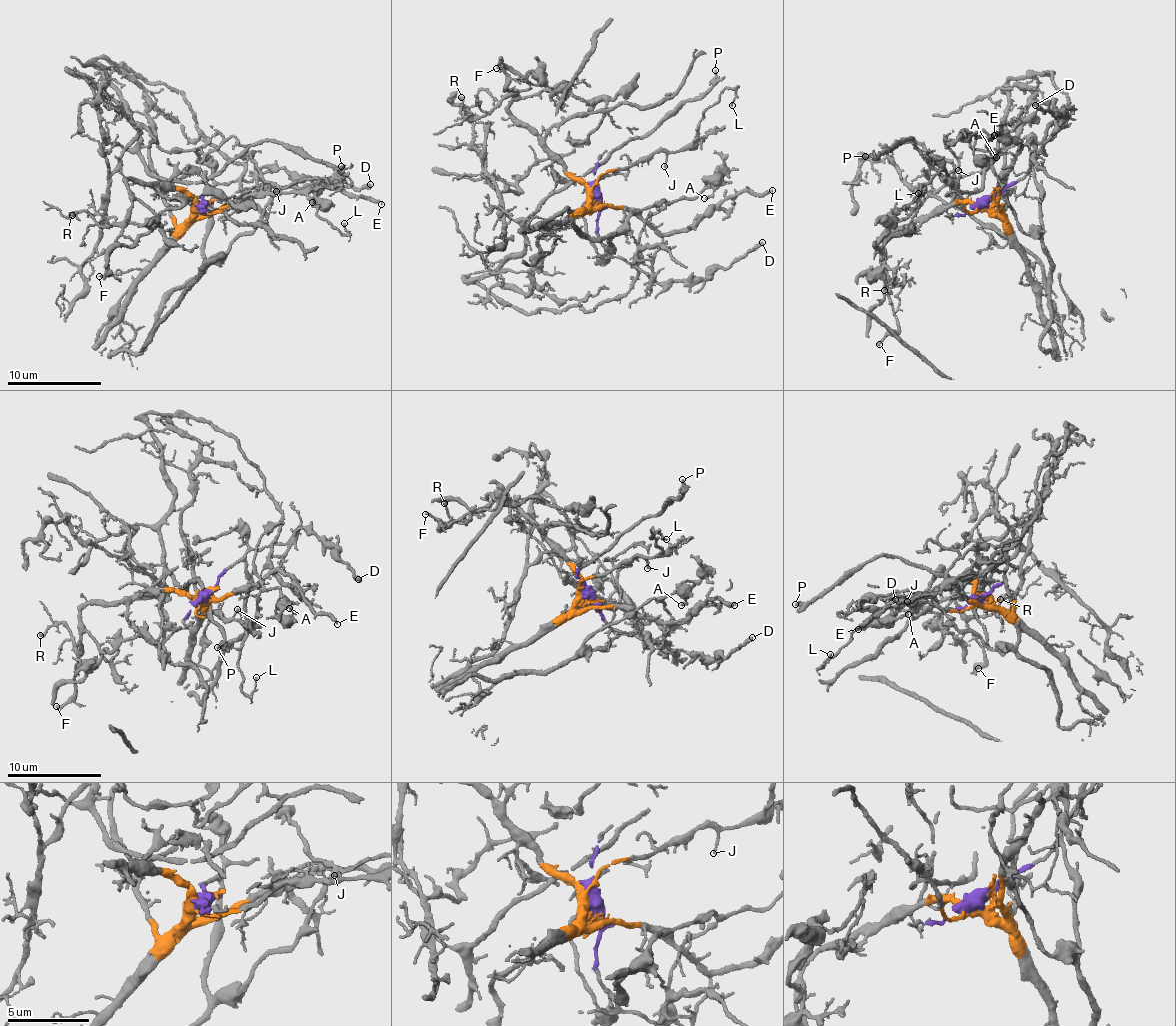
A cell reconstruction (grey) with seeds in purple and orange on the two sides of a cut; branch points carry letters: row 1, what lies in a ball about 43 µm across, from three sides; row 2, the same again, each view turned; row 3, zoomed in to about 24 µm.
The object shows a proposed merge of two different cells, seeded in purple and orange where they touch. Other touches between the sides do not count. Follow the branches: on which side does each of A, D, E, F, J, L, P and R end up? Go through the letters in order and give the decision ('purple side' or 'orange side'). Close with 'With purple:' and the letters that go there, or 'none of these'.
A: purple side
D: purple side
E: orange side
F: orange side
J: orange side
L: orange side
P: purple side
R: orange side
With purple: A, D, P

